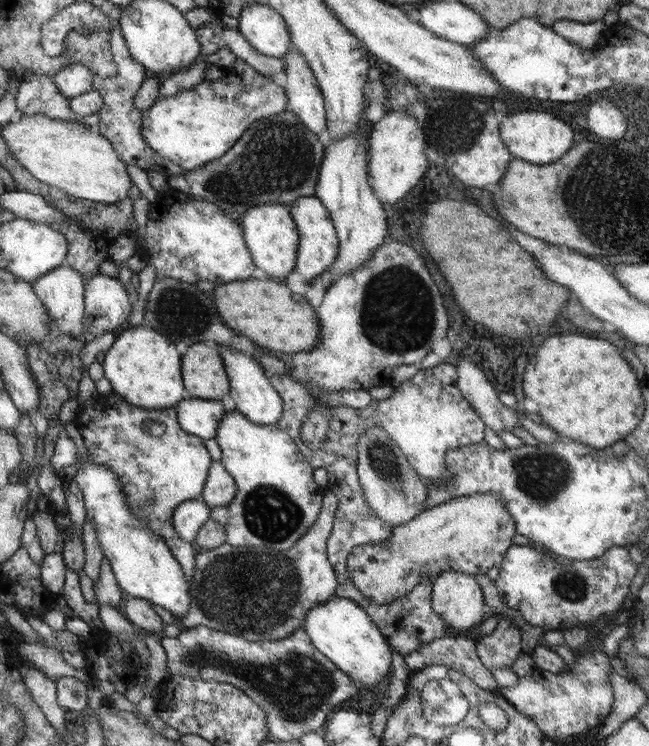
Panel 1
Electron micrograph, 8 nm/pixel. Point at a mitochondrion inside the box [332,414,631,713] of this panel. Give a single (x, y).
(542, 478)

